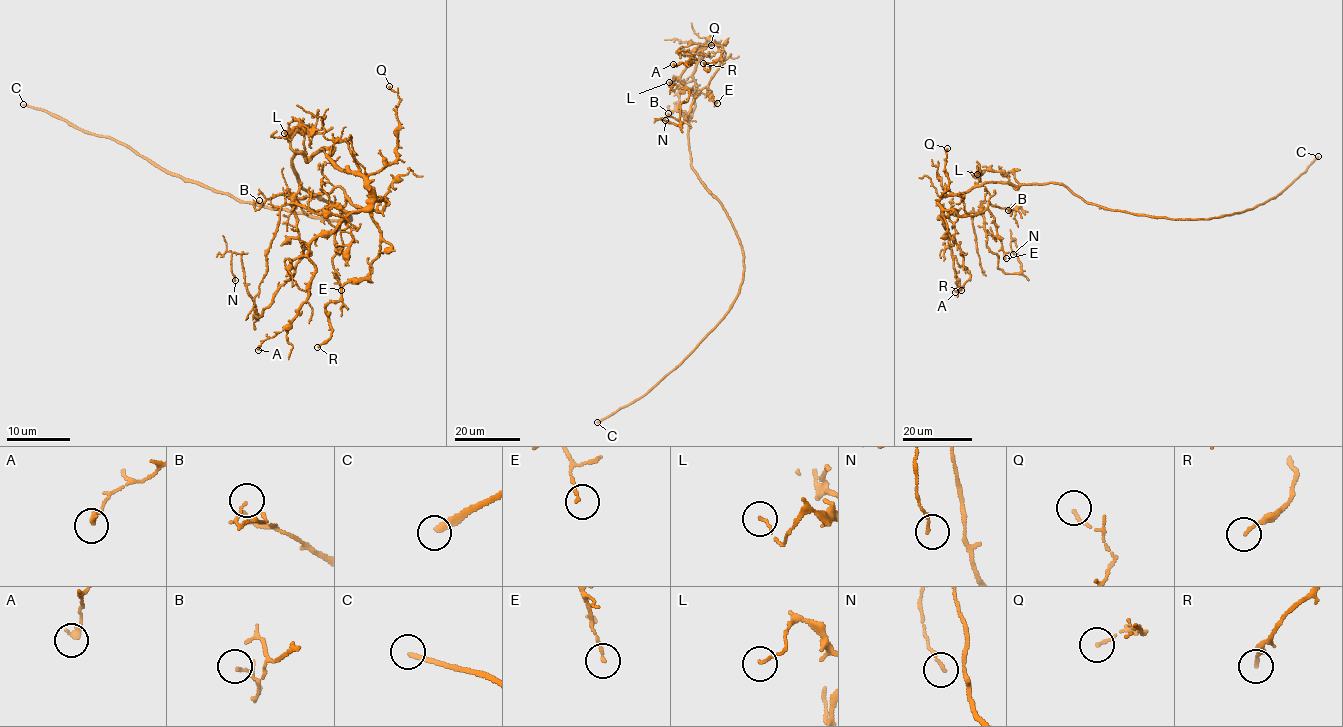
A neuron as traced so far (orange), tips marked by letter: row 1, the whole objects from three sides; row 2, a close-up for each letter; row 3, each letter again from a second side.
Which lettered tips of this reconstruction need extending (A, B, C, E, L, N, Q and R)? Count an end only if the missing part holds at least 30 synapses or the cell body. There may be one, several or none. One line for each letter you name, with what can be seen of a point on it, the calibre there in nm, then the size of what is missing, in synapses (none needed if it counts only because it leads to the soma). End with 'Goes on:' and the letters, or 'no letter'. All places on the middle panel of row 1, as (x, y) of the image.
C: (597, 422) | 240 nm | 130 syn
Goes on: C

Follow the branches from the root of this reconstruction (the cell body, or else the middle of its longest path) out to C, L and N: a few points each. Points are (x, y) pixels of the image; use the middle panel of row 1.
C: (691, 165), (721, 204), (739, 240), (744, 268), (739, 294), (724, 318), (678, 365), (644, 395), (597, 422)
L: (691, 165), (688, 141), (690, 116), (676, 108), (681, 82), (674, 77), (669, 82)
N: (691, 165), (693, 73), (709, 40), (681, 74), (681, 85), (692, 89), (680, 104), (680, 125), (665, 120)

